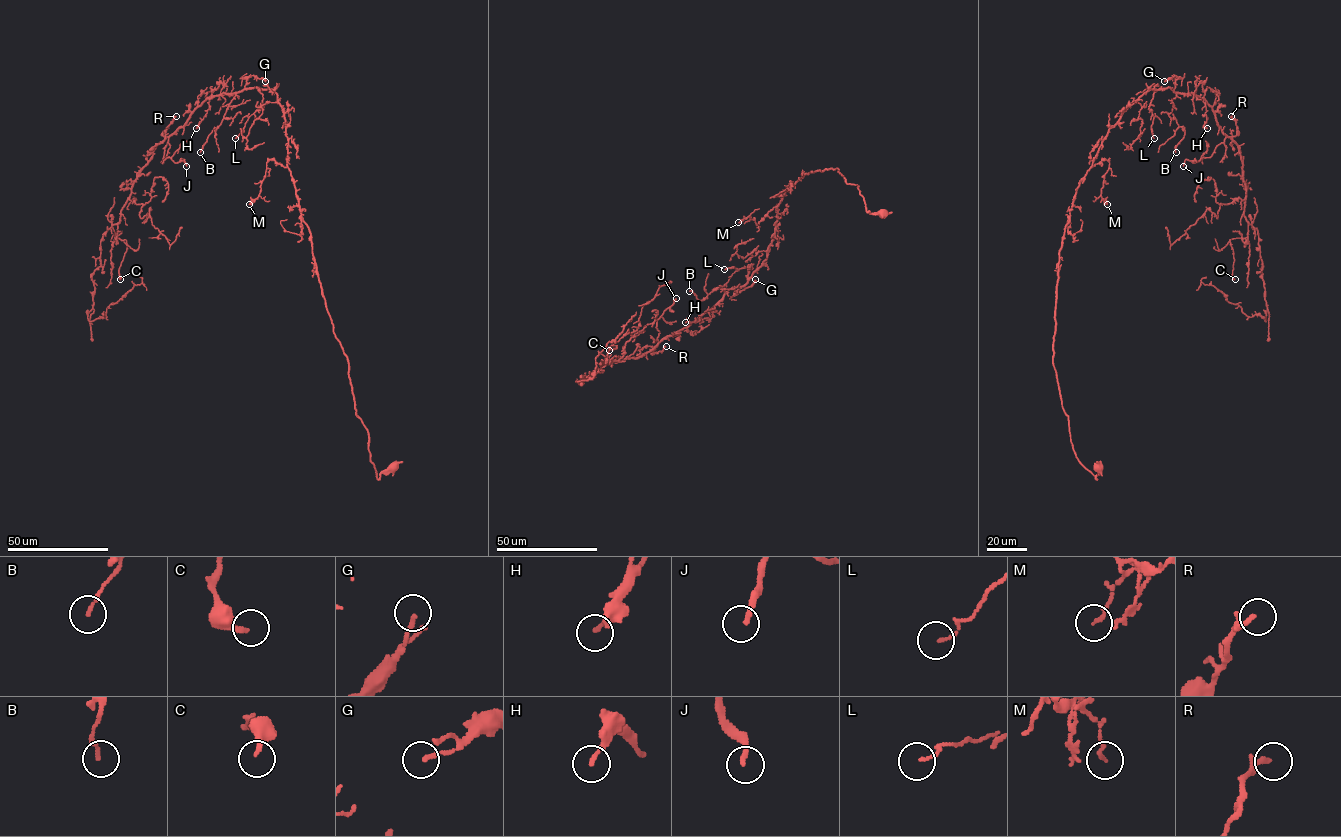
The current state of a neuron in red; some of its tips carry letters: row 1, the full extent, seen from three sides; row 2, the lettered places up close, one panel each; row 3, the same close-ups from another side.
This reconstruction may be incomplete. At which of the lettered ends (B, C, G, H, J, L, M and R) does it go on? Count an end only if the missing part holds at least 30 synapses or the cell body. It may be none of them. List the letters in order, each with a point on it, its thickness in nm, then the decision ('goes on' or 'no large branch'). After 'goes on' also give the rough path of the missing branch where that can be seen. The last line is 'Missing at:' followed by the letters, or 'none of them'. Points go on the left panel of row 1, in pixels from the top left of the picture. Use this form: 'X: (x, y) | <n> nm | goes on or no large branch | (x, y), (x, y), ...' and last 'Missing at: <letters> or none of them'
B: (200, 152) | 130 nm | no large branch
C: (120, 279) | 240 nm | no large branch
G: (265, 81) | 160 nm | no large branch
H: (196, 128) | 180 nm | no large branch
J: (186, 166) | 200 nm | goes on | (186, 166), (184, 188), (189, 190), (201, 180), (215, 177), (222, 167), (221, 161)
L: (235, 138) | 110 nm | no large branch
M: (249, 204) | 140 nm | no large branch
R: (176, 116) | 150 nm | no large branch
Missing at: J

